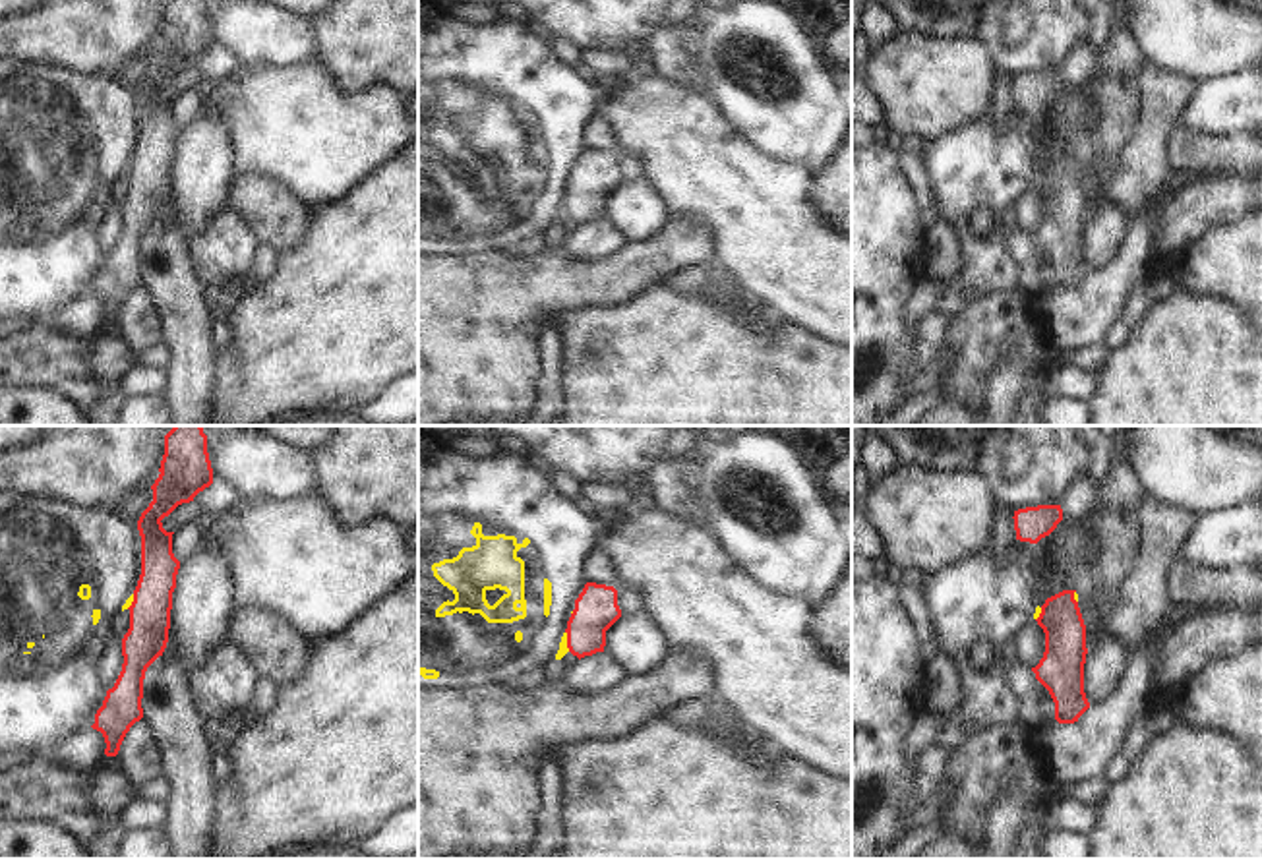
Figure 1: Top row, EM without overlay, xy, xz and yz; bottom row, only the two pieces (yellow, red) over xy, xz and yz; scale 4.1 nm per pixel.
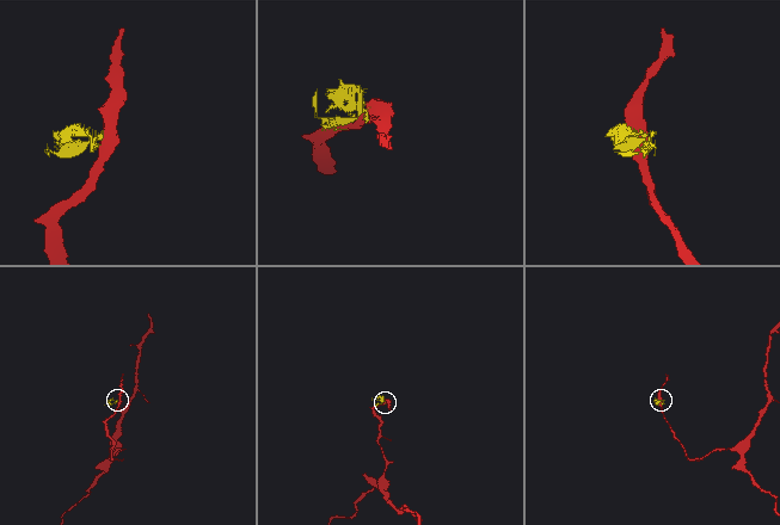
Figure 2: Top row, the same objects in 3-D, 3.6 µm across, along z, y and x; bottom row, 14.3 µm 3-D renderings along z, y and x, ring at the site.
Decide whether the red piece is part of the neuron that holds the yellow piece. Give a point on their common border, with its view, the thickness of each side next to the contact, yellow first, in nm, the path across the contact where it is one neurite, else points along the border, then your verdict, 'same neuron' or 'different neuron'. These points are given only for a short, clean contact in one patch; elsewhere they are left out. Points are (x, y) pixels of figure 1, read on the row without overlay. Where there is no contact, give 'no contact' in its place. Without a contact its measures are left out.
meets yellow in xz at (566, 207); 40 nm thick on the yellow side, 180 nm on the other; border along xz (566, 198), (566, 213), (570, 217); different neuron

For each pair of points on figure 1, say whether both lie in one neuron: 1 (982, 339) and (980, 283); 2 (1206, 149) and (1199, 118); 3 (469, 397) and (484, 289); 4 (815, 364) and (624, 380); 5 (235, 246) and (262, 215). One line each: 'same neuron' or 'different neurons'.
1: different neurons
2: different neurons
3: same neuron
4: same neuron
5: different neurons

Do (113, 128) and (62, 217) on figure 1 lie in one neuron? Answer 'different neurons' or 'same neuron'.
same neuron

